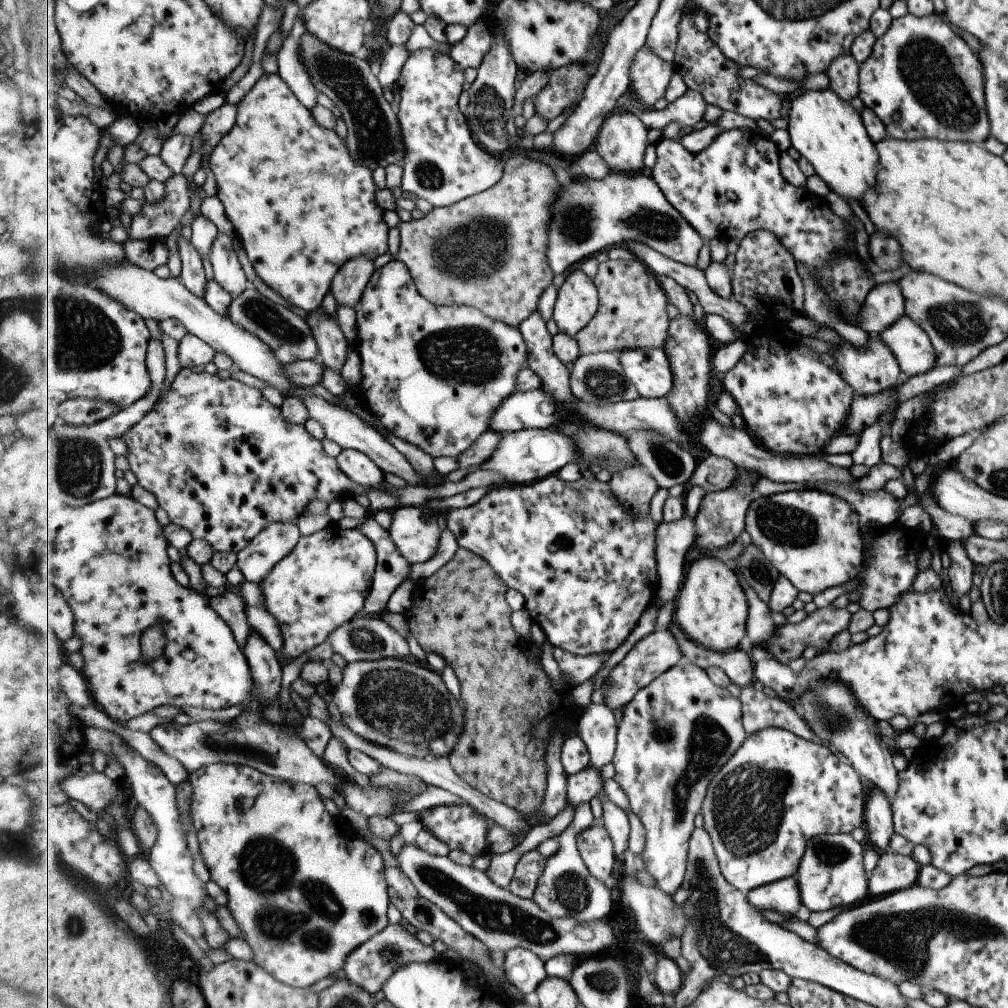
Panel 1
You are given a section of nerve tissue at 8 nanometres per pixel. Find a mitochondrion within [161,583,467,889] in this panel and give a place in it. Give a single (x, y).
(393, 701)

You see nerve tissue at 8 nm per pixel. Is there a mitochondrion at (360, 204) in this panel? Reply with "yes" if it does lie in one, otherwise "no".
no

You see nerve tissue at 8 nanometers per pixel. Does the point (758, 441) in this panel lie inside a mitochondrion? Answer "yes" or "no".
no

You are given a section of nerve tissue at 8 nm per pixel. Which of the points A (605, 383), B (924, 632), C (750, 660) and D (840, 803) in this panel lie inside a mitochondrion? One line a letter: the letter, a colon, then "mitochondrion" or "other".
A: mitochondrion
B: other
C: other
D: other

